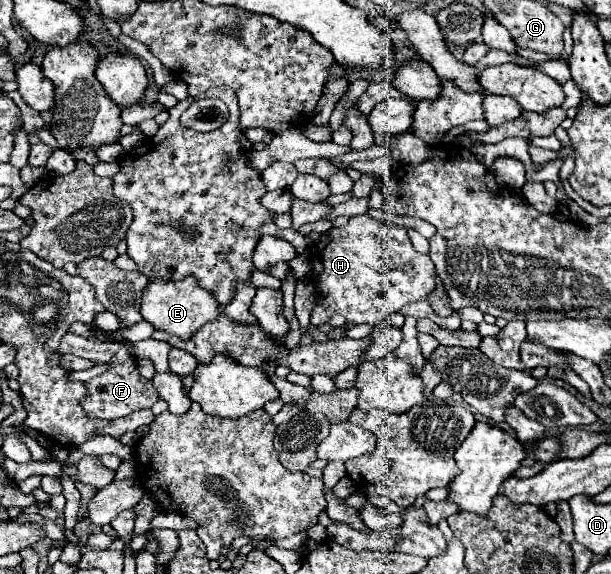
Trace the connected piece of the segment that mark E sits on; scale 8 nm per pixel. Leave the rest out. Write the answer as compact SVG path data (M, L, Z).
M184 278L180 282L160 280L160 282L150 282L148 284L148 288L142 296L140 314L156 330L178 336L180 340L188 340L188 338L192 338L192 334L196 330L200 330L200 326L204 326L206 322L212 322L212 318L216 318L220 314L220 306L212 298L212 294L208 294L206 290L202 290L194 282L194 278Z

